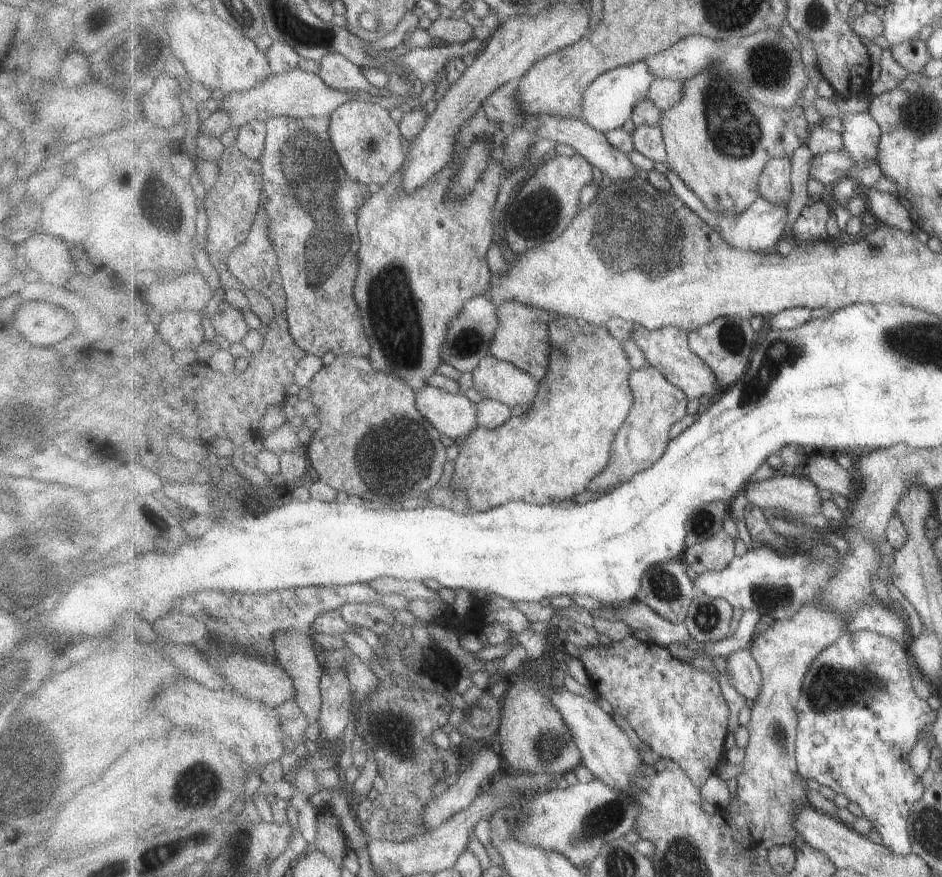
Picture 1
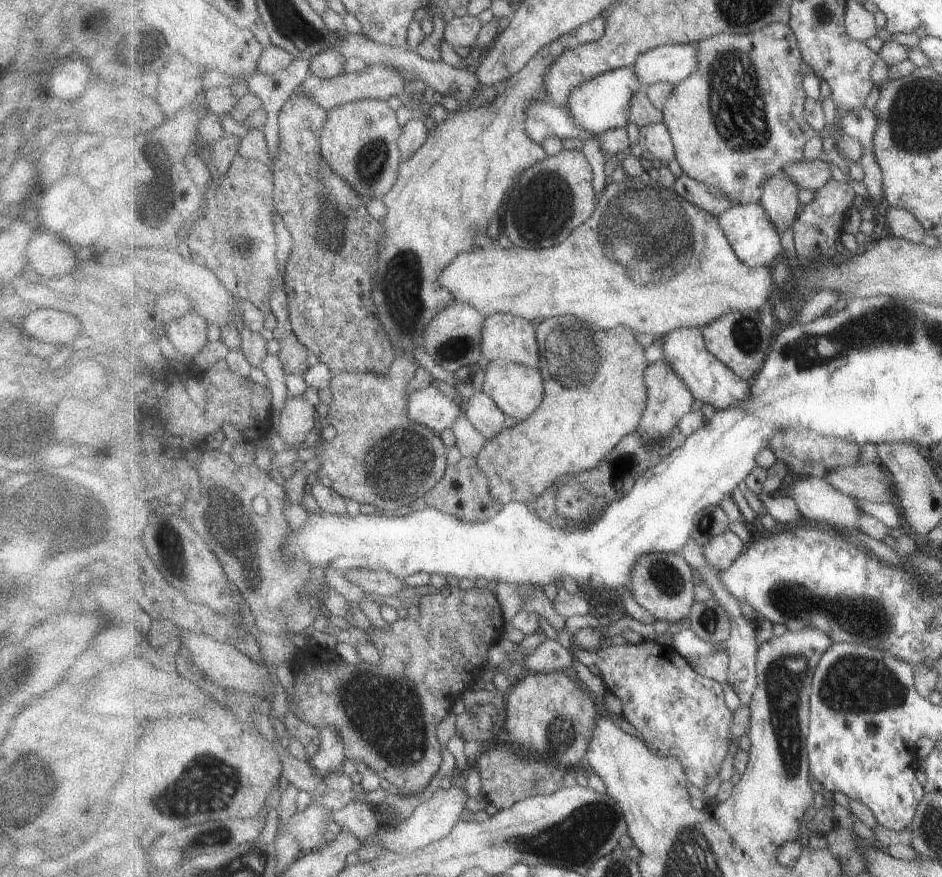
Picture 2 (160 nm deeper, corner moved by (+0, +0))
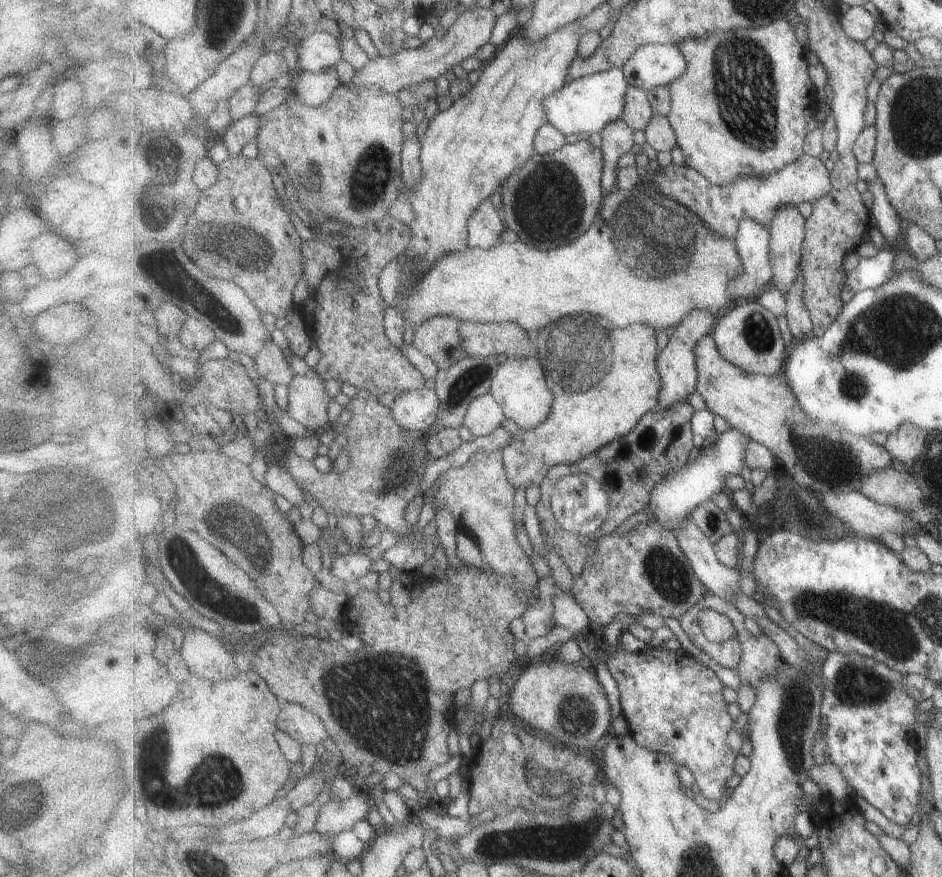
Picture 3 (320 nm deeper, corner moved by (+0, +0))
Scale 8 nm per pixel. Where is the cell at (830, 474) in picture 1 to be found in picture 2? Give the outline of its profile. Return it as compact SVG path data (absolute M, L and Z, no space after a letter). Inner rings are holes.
M878 461L838 466L824 479L854 499L871 500L874 503L891 503L893 500L894 482L887 478L883 465Z

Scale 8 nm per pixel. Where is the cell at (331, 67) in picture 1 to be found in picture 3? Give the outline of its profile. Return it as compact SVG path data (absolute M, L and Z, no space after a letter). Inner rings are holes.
M321 30L302 40L297 56L297 66L312 73L335 67L343 59L339 38Z

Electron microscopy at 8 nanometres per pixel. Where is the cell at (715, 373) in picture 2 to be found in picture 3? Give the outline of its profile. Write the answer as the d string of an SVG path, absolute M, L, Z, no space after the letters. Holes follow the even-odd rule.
M707 334L696 343L698 384L696 391L701 394L706 402L706 409L713 414L722 417L730 425L743 430L751 438L751 441L759 442L767 446L778 460L778 468L790 475L797 484L811 488L813 492L829 490L839 494L839 486L843 492L849 493L861 488L861 478L865 474L872 474L875 470L889 469L893 466L893 456L873 442L871 436L857 437L857 434L846 433L841 426L822 425L821 422L813 422L805 410L801 410L801 404L785 378L780 374L775 377L748 373L740 367L728 362L717 348L712 334Z

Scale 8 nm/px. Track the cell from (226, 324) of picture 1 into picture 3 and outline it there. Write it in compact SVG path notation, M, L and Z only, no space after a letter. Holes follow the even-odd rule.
M269 341L254 360L259 378L288 387L296 377L281 348Z

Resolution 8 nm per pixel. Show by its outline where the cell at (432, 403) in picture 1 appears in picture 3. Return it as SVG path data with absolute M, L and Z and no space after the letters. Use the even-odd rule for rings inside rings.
M421 388L401 394L391 408L401 428L418 434L429 434L439 418L441 402L435 389Z

